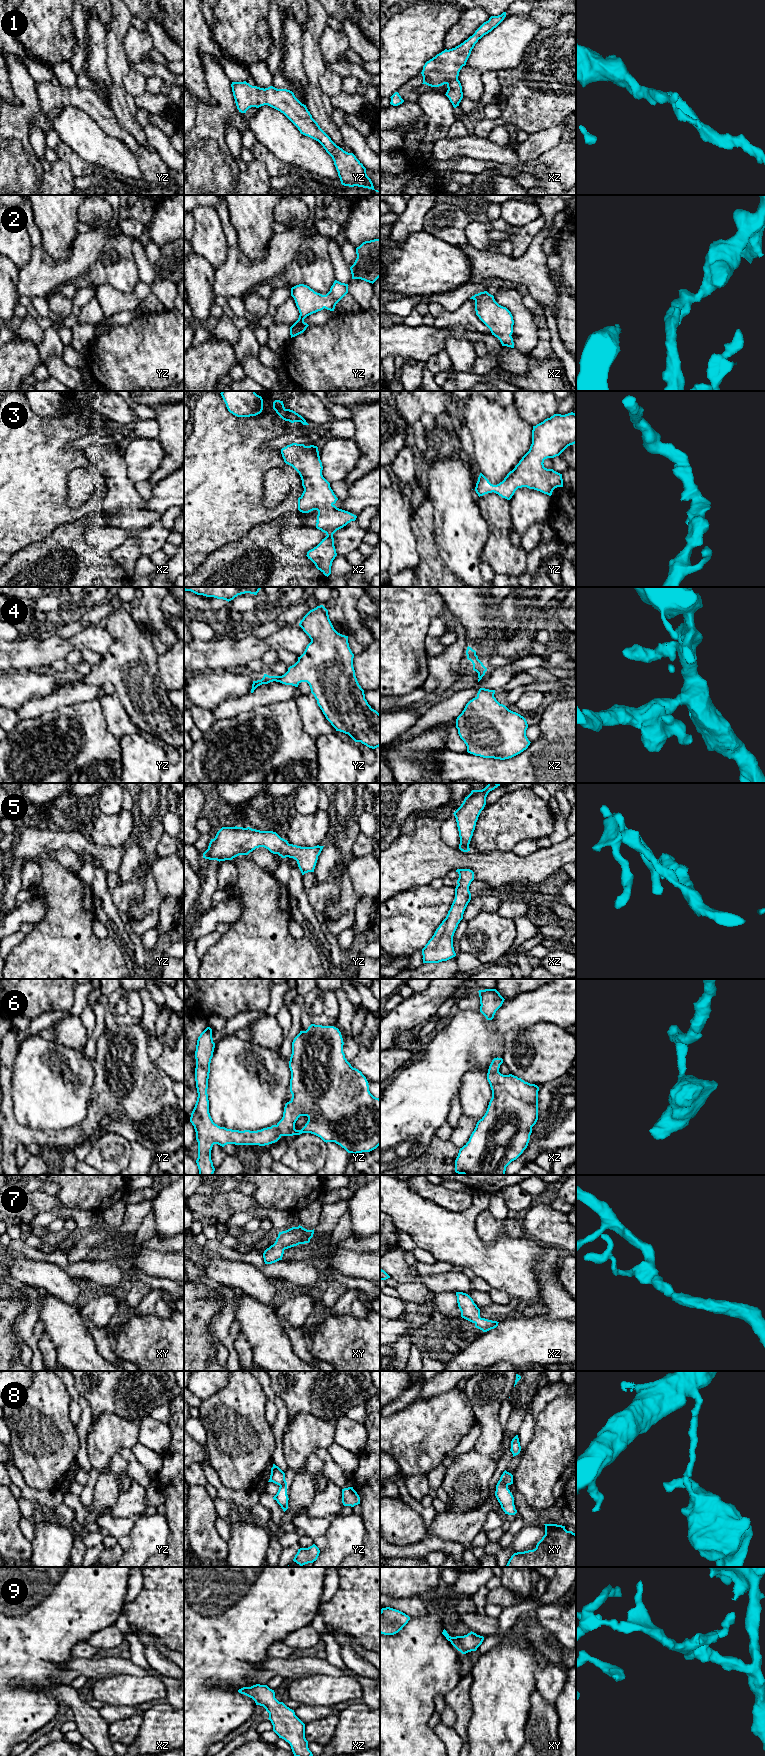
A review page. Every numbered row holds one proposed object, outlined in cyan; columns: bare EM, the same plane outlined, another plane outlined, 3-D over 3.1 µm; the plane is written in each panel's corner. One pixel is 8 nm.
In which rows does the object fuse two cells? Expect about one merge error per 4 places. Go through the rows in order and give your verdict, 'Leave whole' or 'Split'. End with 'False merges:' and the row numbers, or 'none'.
1: Leave whole
2: Leave whole
3: Leave whole
4: Leave whole
5: Leave whole
6: Leave whole
7: Leave whole
8: Split
9: Leave whole
False merges: 8

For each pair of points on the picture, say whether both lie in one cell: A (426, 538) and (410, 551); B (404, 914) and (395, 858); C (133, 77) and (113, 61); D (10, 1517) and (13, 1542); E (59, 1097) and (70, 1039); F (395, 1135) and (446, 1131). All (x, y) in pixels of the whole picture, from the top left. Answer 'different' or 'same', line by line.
A: different
B: different
C: different
D: same
E: different
F: different

